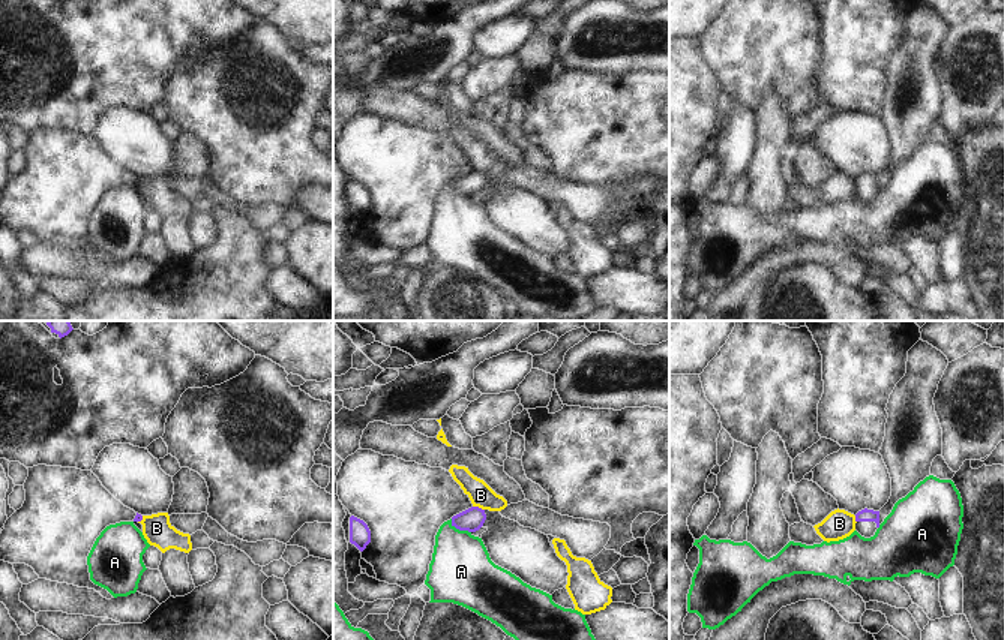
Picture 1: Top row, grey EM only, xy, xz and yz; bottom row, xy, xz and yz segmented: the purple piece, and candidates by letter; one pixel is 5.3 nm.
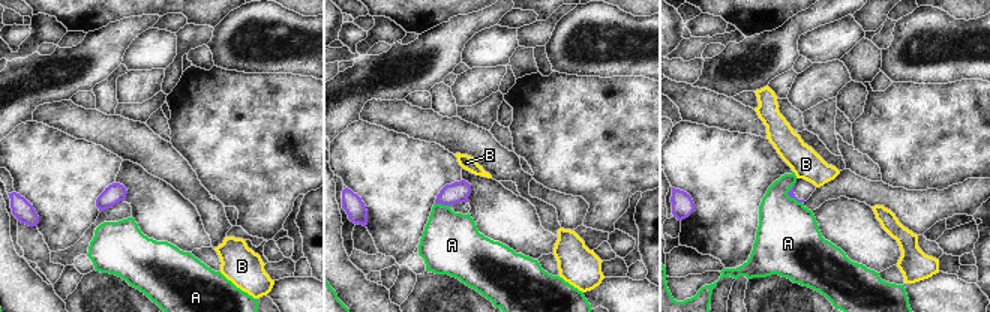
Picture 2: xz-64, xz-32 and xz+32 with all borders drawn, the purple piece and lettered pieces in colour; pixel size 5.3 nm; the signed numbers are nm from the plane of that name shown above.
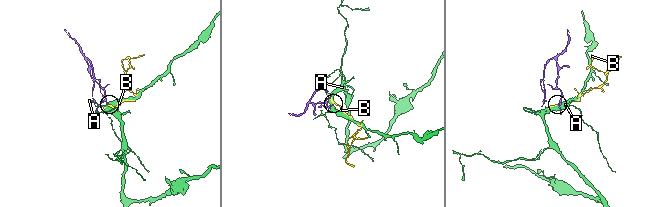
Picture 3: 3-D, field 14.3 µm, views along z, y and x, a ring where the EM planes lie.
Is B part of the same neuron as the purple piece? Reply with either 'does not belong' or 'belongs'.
does not belong

